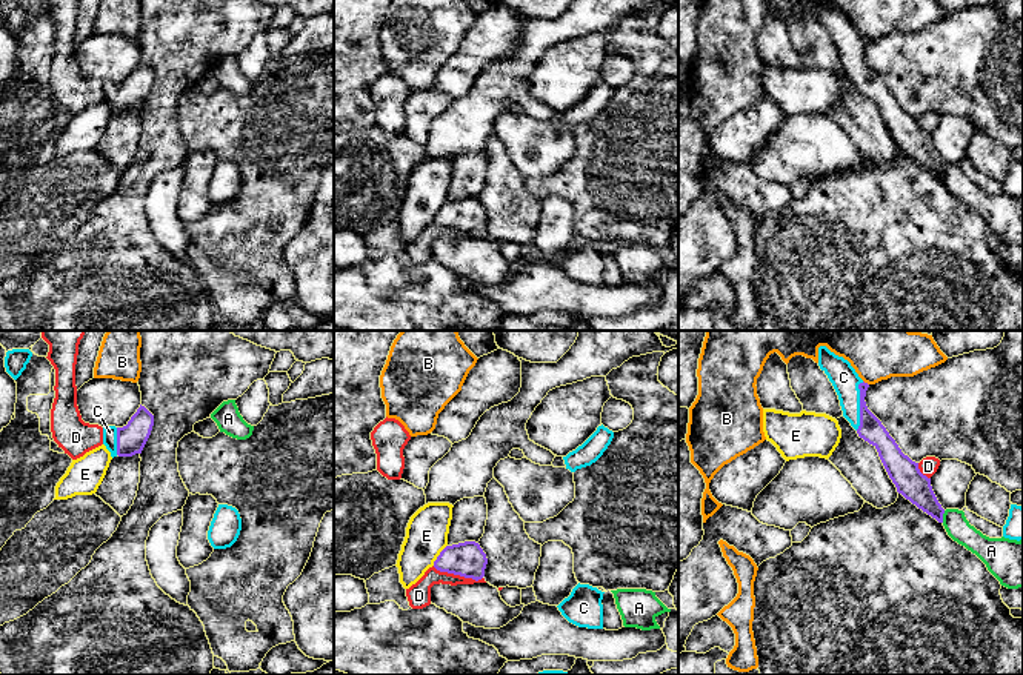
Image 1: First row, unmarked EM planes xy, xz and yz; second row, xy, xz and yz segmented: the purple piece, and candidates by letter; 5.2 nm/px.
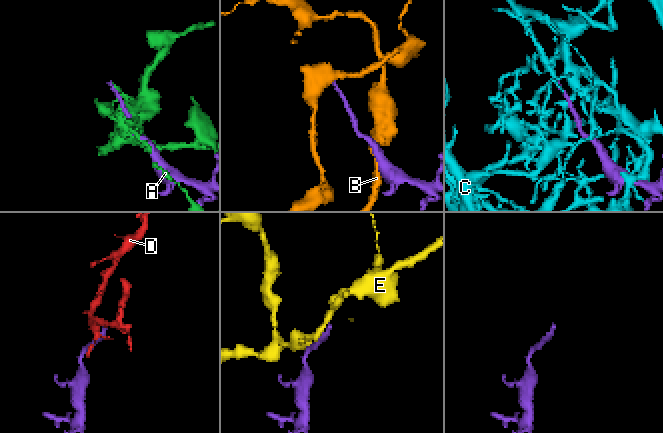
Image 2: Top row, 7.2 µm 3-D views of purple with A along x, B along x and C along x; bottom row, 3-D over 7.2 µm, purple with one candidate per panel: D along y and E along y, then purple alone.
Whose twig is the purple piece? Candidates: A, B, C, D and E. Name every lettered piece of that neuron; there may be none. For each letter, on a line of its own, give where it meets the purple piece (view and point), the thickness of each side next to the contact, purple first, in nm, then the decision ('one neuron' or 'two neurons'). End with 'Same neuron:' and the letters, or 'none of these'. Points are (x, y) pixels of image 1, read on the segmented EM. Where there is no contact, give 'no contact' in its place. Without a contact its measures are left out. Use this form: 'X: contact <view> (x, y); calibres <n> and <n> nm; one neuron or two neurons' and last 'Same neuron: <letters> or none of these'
A: contact yz (942, 517); calibres 160 and 120 nm; two neurons
B: contact yz (866, 383); calibres 130 and 380 nm; two neurons
C: contact yz (860, 405); calibres 130 and 140 nm; one neuron
D: contact xz (457, 574); calibres 180 and 130 nm; two neurons
E: contact xz (439, 555); calibres 180 and 220 nm; two neurons
Same neuron: C

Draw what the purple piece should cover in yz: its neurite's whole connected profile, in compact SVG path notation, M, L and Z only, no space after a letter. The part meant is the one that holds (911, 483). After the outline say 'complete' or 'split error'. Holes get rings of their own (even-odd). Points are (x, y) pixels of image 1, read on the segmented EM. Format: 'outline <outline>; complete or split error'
outline M826 346L818 347L818 366L838 395L843 417L860 438L877 449L897 492L938 523L943 523L945 509L932 490L931 478L920 472L918 463L901 452L881 421L868 409L865 397L869 384L858 377L848 360L835 355Z; split error

